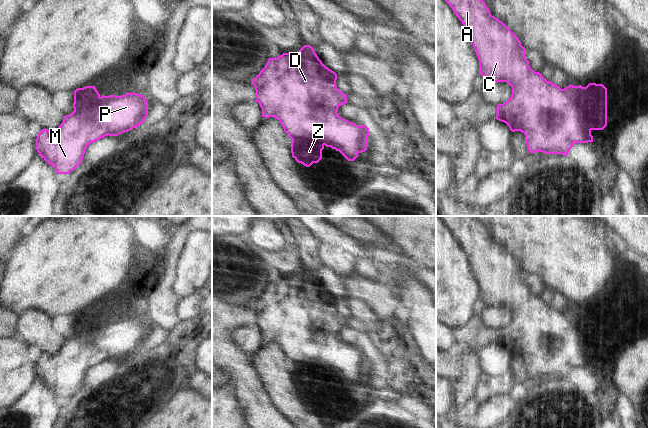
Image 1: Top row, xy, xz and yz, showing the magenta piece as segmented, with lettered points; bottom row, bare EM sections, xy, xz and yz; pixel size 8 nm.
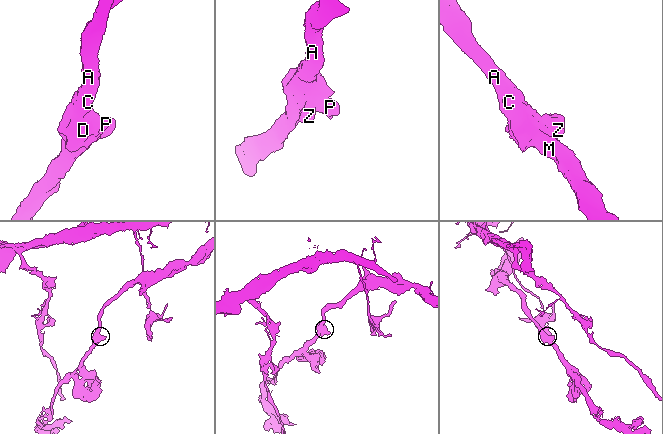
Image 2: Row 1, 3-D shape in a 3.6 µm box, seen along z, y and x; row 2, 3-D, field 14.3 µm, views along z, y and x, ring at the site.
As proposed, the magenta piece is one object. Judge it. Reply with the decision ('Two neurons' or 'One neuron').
One neuron

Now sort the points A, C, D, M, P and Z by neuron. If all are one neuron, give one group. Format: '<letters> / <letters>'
A C D M P Z

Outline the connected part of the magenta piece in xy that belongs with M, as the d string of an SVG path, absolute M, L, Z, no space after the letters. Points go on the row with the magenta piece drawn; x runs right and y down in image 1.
M85 86L74 91L74 111L65 115L63 122L53 131L42 129L36 138L36 150L52 165L57 174L69 174L82 164L89 144L105 136L118 136L141 125L148 116L148 102L143 95L127 92L116 96L100 95L95 86Z

